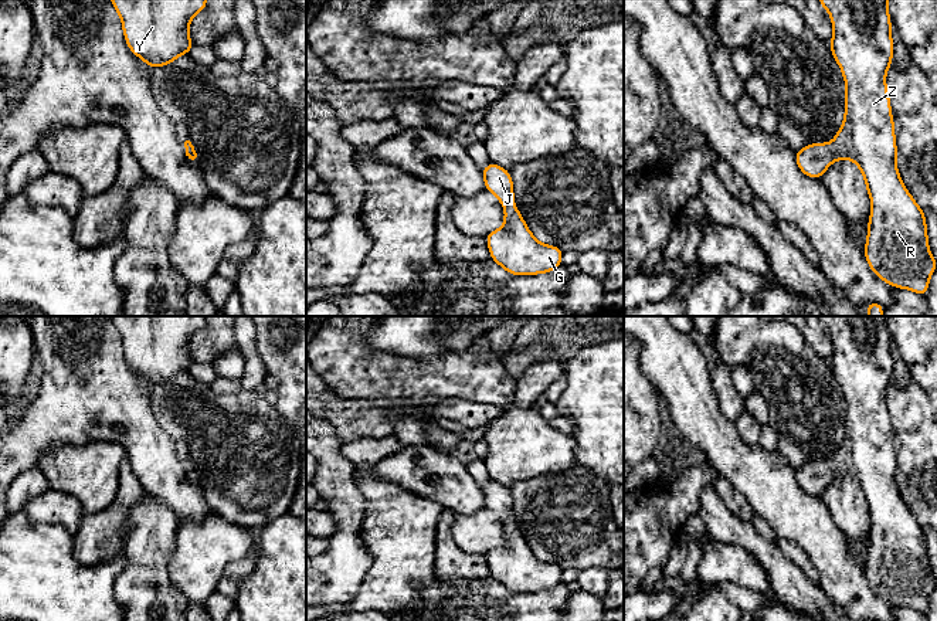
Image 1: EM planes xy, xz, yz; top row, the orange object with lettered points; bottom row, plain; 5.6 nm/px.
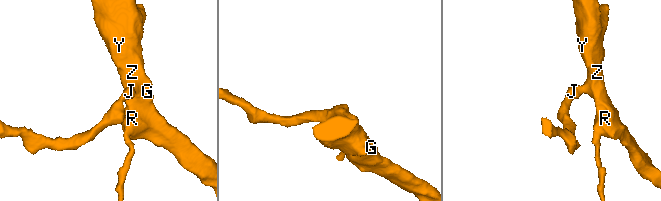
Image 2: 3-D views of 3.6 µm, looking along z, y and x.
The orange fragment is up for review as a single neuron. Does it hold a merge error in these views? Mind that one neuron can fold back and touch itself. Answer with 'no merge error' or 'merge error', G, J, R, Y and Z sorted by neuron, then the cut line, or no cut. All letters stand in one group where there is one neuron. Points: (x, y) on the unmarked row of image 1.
no merge error | G J R Y Z | no cut

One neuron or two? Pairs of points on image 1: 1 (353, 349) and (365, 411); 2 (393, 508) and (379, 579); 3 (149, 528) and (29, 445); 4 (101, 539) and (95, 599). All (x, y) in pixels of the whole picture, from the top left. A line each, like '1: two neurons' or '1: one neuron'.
1: two neurons
2: one neuron
3: two neurons
4: two neurons

